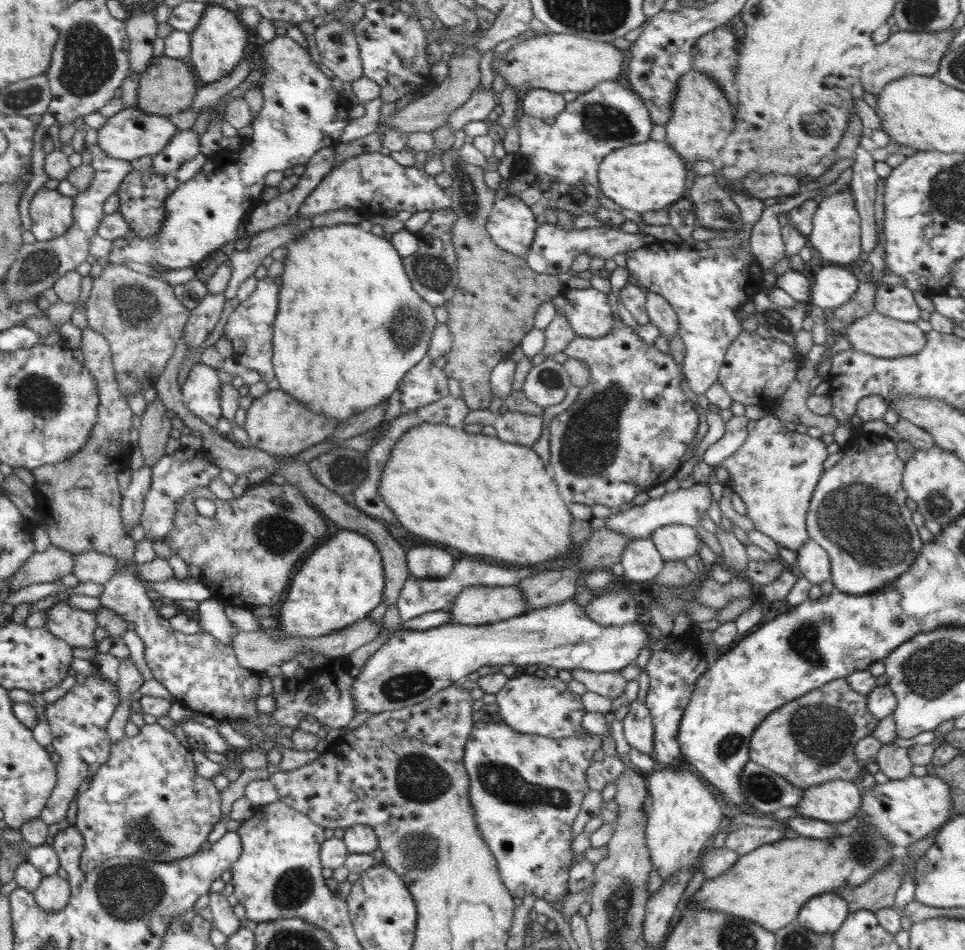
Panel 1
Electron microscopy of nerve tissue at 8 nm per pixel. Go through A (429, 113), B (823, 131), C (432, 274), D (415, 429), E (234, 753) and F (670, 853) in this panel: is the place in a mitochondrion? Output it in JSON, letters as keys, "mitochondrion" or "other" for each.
{"A":"other","B":"other","C":"mitochondrion","D":"other","E":"other","F":"other"}

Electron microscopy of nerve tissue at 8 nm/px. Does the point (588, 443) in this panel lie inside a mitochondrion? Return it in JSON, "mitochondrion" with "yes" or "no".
{"mitochondrion":"yes"}

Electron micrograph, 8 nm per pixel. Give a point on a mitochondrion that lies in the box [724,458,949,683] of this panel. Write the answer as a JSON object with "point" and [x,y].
{"point":[859,518]}

